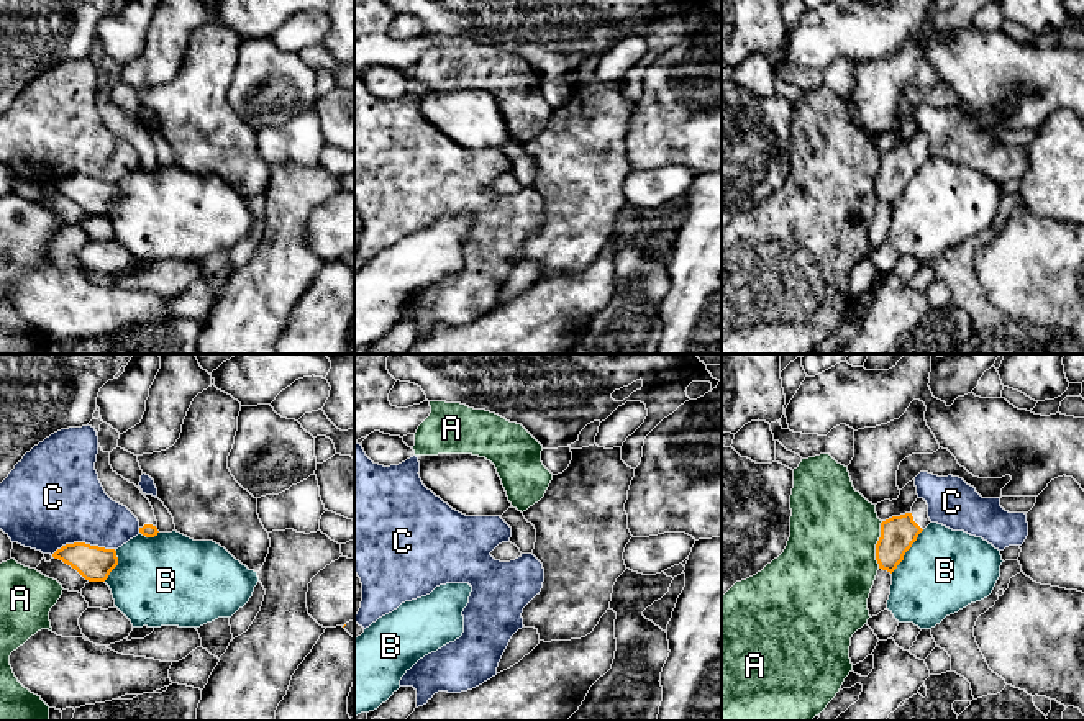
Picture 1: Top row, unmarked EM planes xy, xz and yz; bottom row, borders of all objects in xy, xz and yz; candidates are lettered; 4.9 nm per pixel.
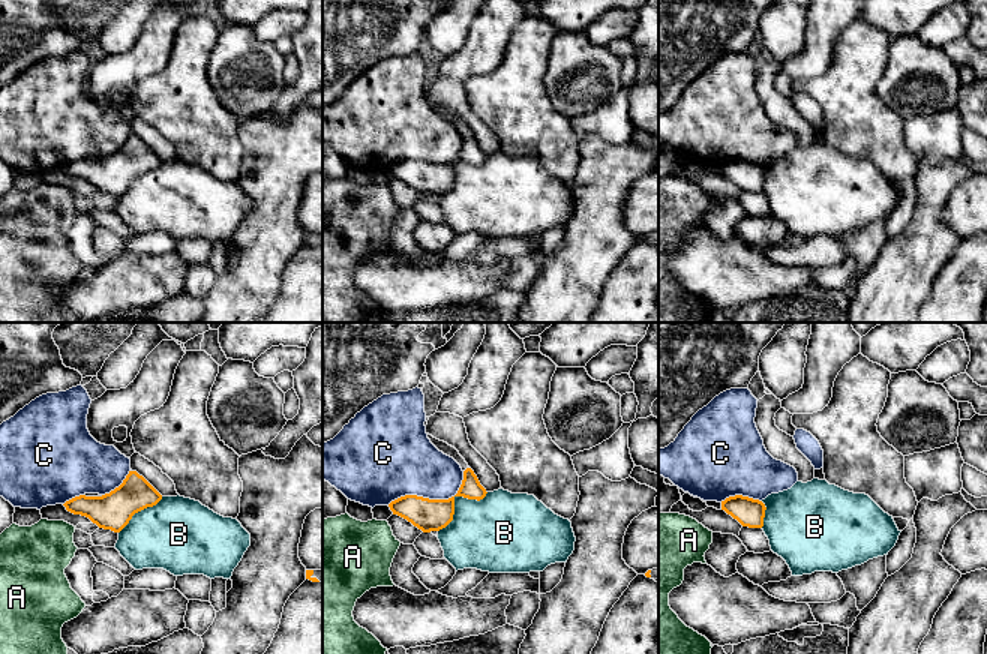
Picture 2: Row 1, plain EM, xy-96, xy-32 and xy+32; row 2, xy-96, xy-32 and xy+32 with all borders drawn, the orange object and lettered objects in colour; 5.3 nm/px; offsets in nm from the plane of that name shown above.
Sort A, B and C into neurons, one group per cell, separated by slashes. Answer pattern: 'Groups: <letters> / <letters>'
Groups: A / B / C

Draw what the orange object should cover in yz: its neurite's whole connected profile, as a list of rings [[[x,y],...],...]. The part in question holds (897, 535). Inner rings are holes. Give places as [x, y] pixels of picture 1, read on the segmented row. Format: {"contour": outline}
{"contour": [[[917,498],[910,513],[882,521],[881,537],[876,544],[879,569],[892,574],[930,523],[928,505],[923,498]]]}

